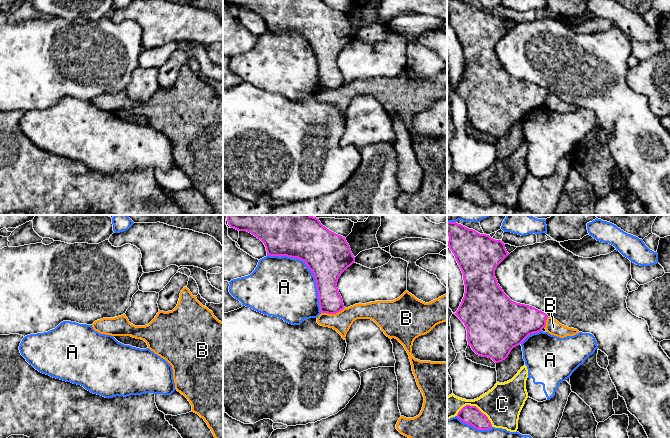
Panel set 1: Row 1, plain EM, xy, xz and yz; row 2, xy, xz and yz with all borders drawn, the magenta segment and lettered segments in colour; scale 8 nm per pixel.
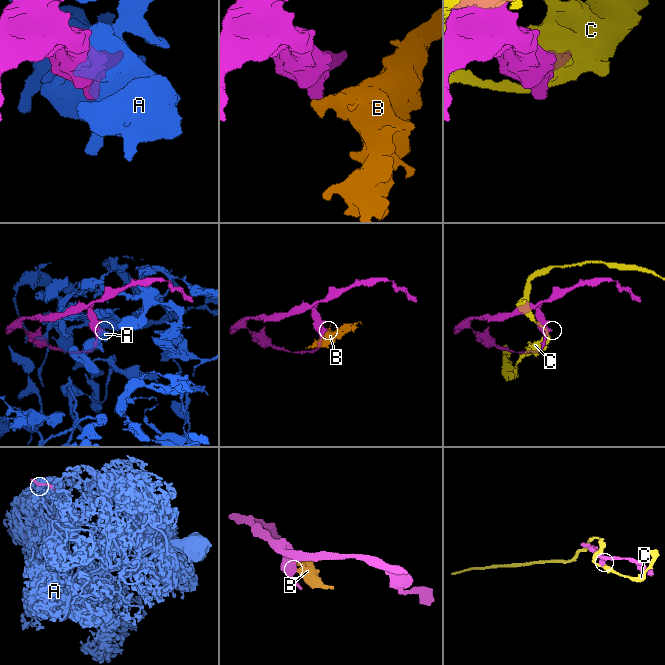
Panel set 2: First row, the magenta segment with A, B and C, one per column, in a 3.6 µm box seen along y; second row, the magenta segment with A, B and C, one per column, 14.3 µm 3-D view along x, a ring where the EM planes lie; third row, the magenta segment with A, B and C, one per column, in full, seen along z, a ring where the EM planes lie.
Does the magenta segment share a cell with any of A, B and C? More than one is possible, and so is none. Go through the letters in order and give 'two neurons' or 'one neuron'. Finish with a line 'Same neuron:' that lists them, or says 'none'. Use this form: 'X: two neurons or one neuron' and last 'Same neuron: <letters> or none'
A: two neurons
B: two neurons
C: two neurons
Same neuron: none

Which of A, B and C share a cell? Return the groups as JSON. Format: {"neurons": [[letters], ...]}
{"neurons": [["A"], ["B"], ["C"]]}

